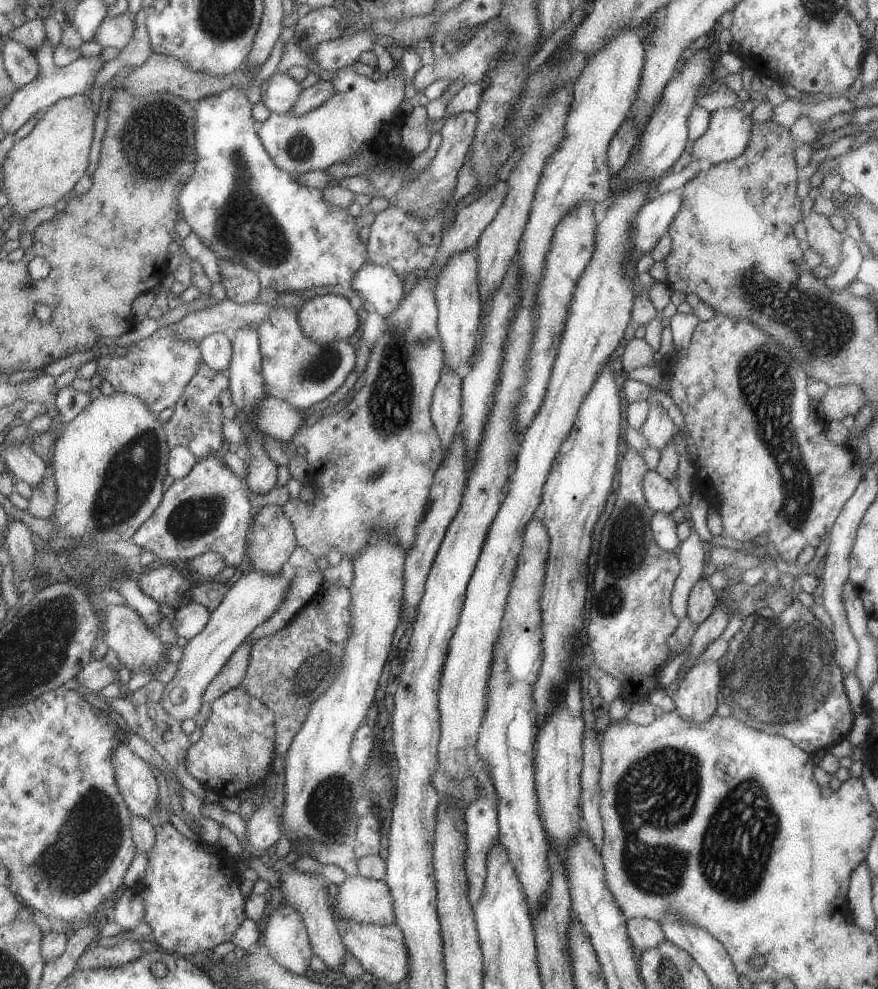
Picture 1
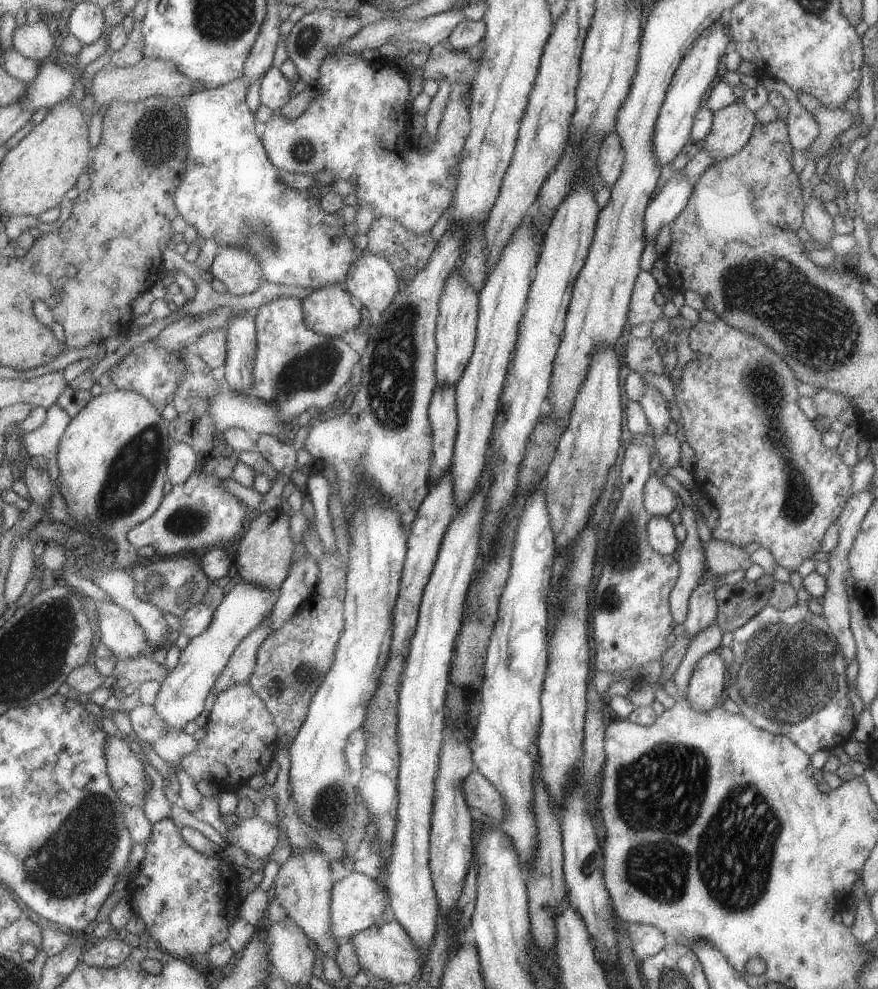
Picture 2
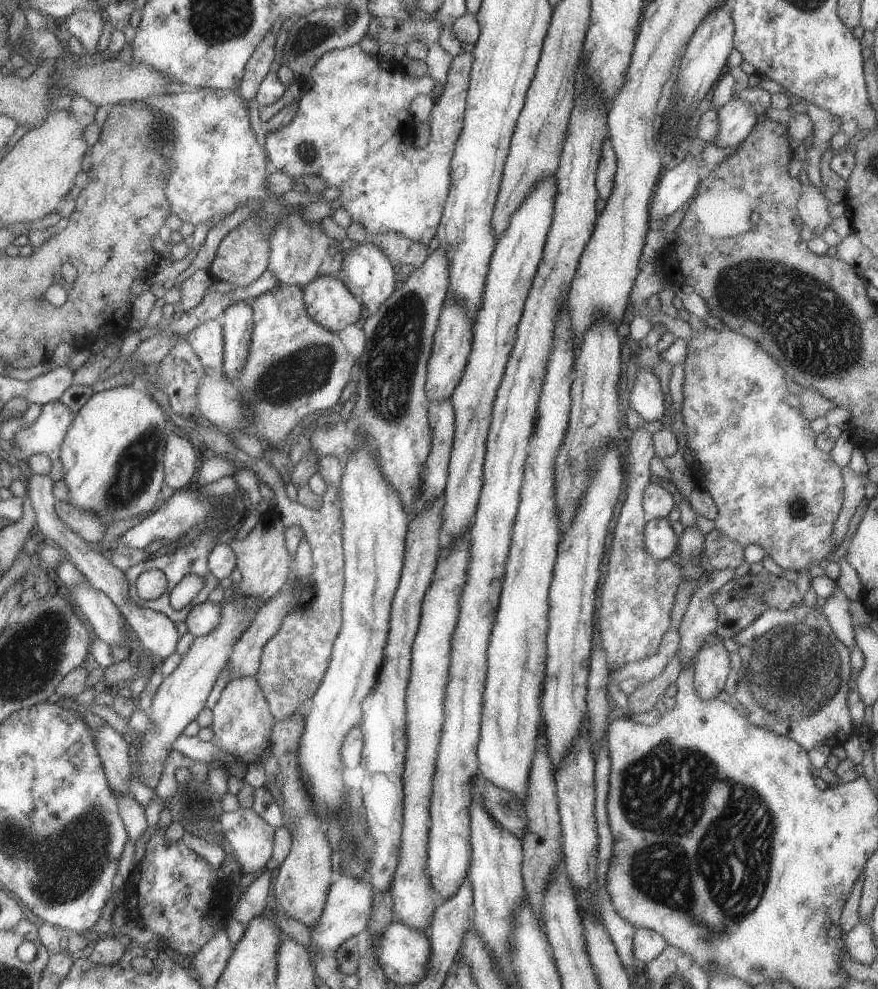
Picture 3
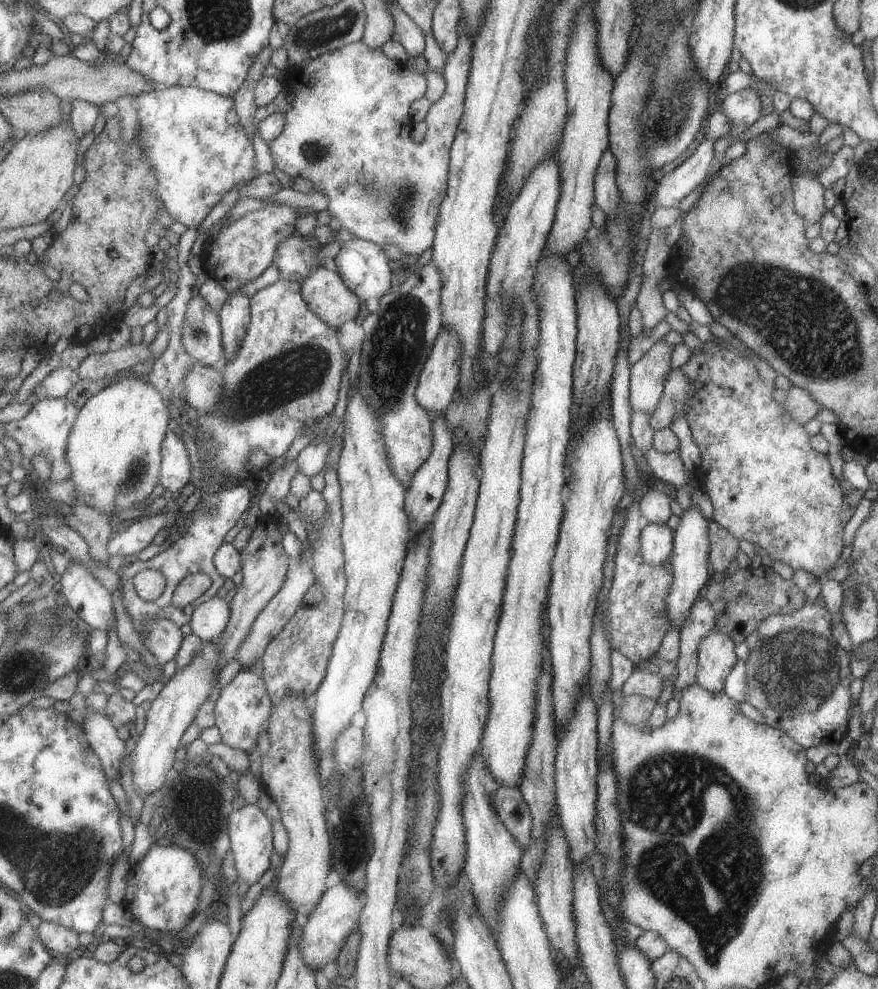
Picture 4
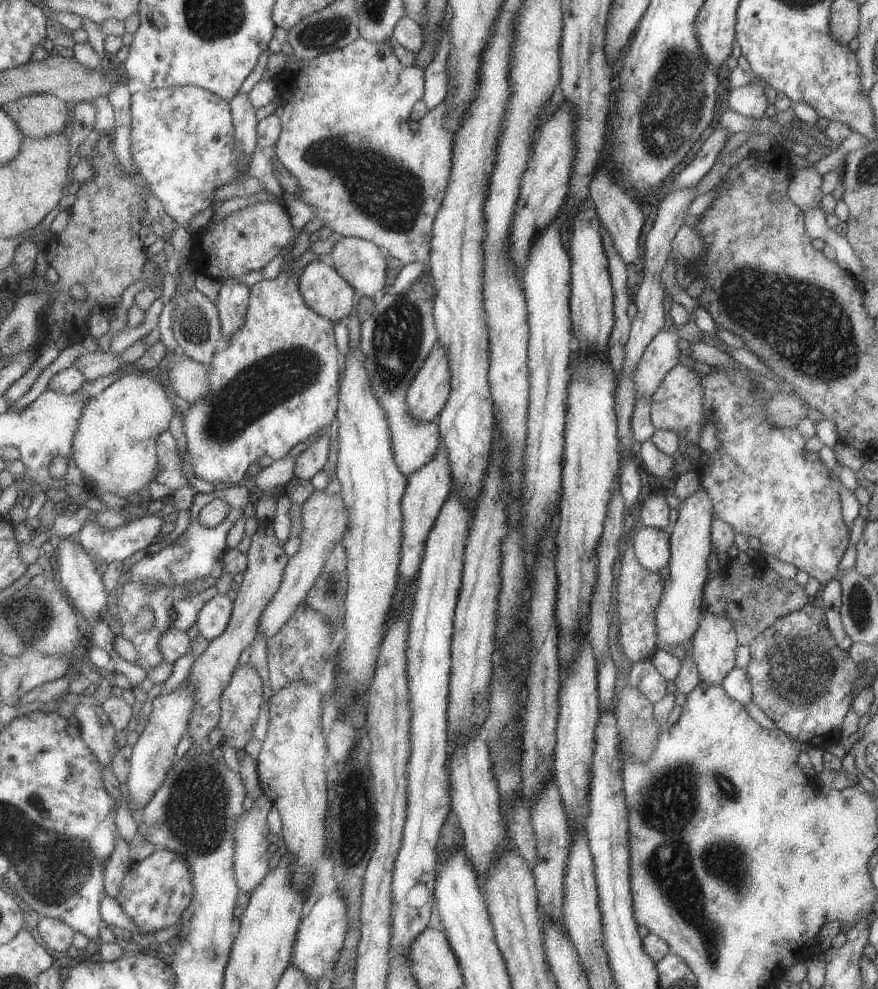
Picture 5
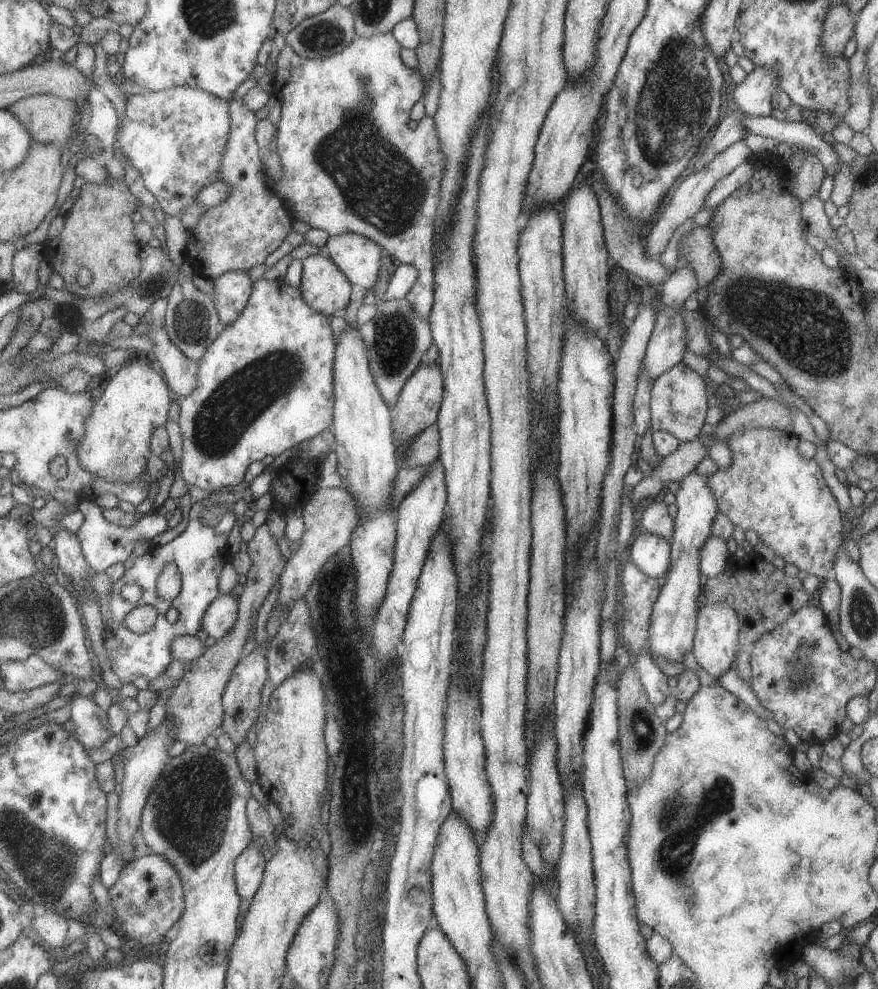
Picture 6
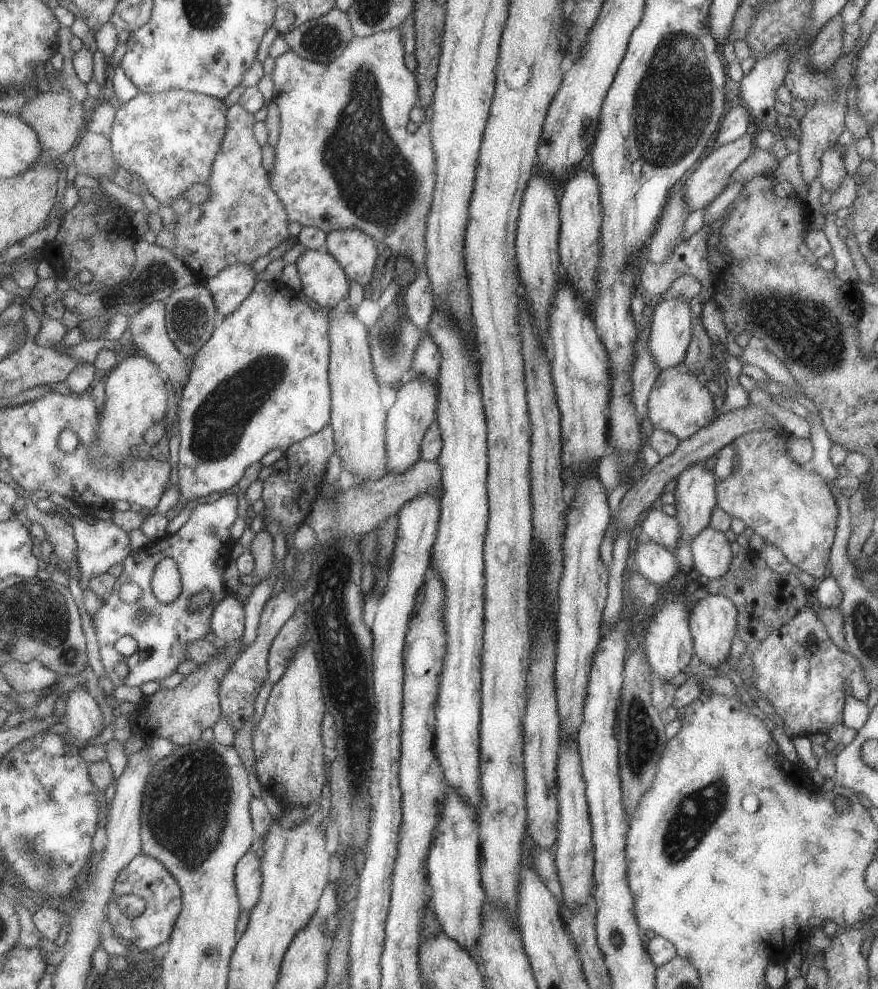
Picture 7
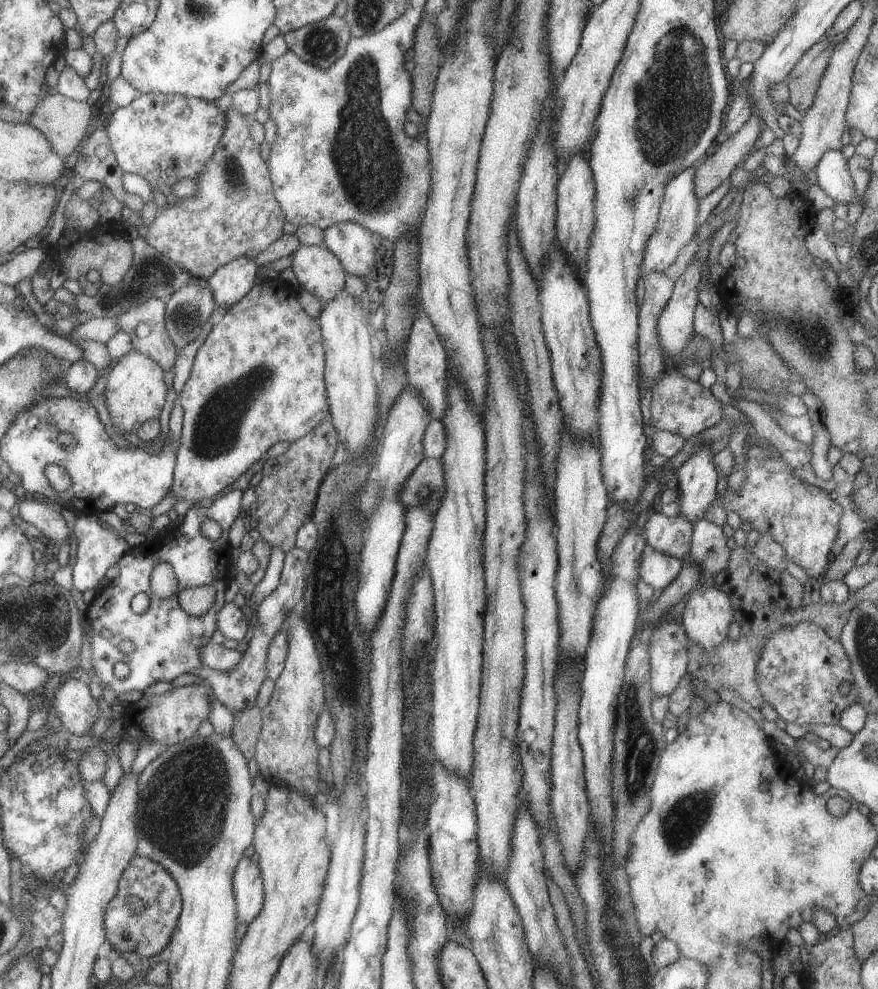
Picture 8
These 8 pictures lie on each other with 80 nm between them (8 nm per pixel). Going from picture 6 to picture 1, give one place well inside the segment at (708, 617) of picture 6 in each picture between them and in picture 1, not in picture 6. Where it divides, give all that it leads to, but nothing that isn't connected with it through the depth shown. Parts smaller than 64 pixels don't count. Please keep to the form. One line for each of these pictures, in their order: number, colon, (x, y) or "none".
1: (695, 698)
2: (705, 689)
3: (711, 663)
4: (715, 657)
5: (713, 645)

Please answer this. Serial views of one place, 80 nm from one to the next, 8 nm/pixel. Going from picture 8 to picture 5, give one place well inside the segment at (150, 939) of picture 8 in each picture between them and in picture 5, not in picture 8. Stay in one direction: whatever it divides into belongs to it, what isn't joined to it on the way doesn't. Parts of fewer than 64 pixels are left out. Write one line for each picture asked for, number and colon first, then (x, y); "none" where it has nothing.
5: (154, 891)
6: (148, 897)
7: (145, 877)

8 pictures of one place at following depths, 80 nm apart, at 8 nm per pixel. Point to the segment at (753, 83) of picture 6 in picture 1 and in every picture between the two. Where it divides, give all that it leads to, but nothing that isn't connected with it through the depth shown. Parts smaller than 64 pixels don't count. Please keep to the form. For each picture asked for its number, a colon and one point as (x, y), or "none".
1: (728, 130)
2: (731, 127)
3: (735, 118)
4: (742, 108)
5: (749, 101)

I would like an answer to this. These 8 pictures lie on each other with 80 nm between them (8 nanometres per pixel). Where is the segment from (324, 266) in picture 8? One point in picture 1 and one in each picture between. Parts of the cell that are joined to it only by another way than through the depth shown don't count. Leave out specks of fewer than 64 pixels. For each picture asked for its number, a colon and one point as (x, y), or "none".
1: (323, 319)
2: (328, 311)
3: (327, 301)
4: (323, 291)
5: (322, 289)
6: (323, 286)
7: (322, 280)

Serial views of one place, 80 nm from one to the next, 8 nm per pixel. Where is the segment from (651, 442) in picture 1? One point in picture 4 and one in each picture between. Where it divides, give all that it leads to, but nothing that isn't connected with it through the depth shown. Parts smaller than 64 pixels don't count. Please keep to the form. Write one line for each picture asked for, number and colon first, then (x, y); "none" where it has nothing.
2: (653, 404)
3: (646, 397)
4: (647, 376)

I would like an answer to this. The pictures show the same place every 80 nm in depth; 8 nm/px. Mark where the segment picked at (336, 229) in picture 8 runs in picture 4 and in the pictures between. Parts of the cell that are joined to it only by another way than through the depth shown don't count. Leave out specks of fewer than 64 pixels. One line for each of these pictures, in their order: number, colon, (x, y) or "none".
4: (363, 266)
5: (359, 262)
6: (358, 258)
7: (354, 251)

